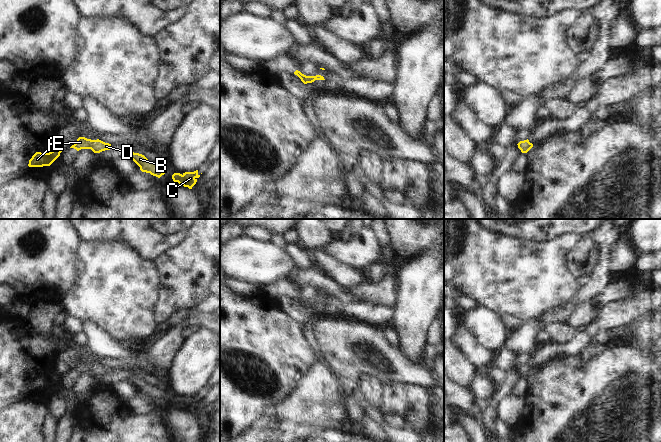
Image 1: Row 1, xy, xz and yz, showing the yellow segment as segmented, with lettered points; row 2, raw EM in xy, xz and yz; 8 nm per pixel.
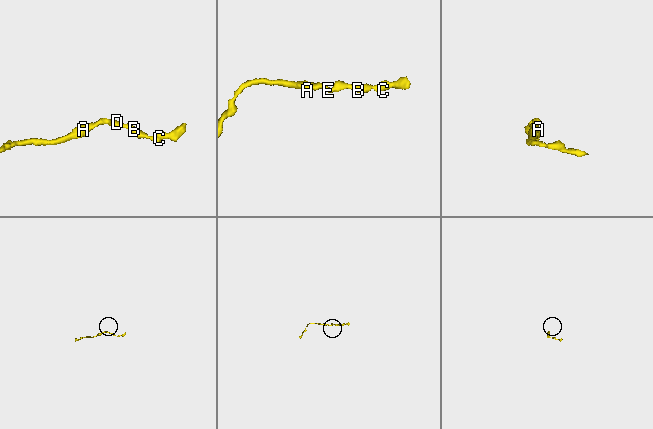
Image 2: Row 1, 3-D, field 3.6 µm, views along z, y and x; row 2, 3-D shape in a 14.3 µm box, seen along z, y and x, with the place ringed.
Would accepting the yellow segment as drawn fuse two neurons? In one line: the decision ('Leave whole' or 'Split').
Leave whole

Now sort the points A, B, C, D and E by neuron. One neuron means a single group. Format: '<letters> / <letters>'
A B C D E

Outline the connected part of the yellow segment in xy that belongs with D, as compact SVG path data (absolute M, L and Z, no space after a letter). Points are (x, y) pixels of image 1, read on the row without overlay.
M79 361L74 369L70 372L74 372L77 375L81 373L91 373L94 377L100 377L105 374L111 373L111 368L105 367L99 363L91 364L85 361Z

